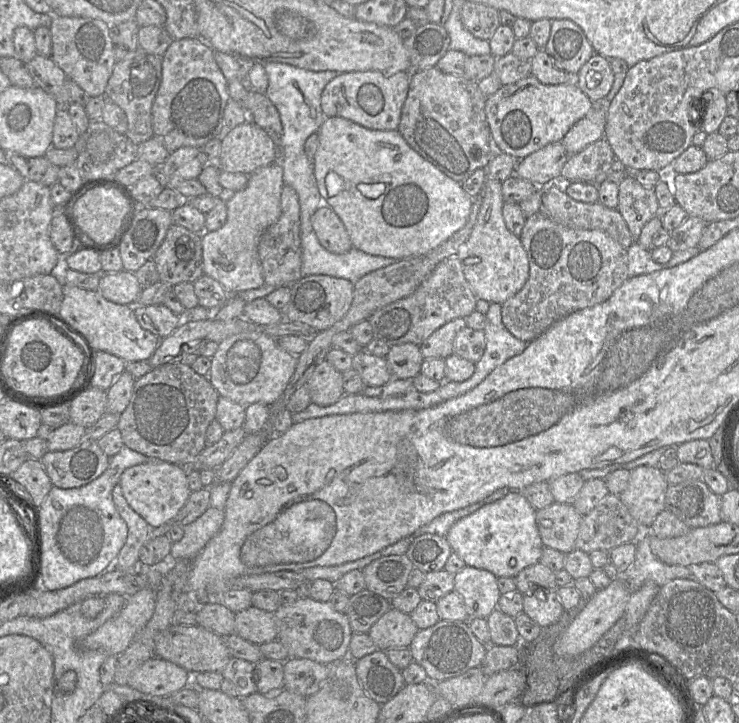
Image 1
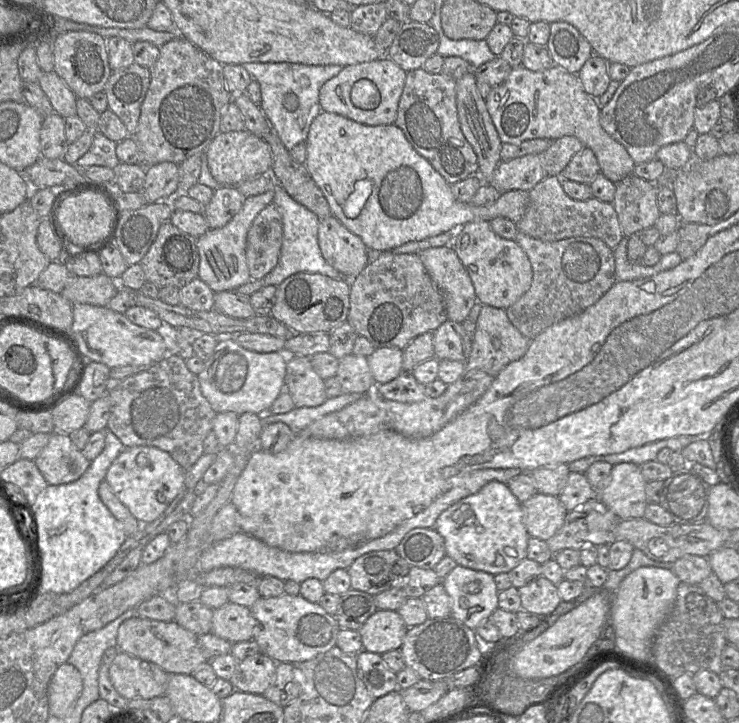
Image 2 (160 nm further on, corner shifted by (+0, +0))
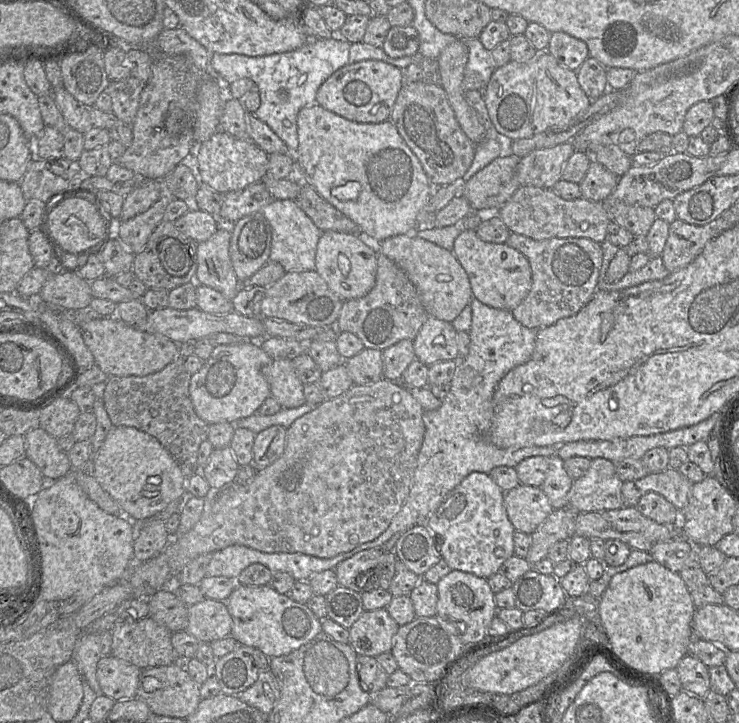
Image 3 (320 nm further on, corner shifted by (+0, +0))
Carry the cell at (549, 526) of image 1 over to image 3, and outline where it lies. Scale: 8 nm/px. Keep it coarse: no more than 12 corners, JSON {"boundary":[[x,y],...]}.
{"boundary":[[541,487],[504,493],[515,530],[528,535],[554,511]]}

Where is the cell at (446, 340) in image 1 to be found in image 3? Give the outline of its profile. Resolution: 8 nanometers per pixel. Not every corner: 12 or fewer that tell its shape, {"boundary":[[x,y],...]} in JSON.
{"boundary":[[413,340],[384,349],[383,378],[400,382],[416,359]]}

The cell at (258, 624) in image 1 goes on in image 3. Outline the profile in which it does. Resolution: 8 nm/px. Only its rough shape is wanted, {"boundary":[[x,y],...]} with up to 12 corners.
{"boundary":[[225,601],[188,609],[186,631],[205,643],[231,635]]}

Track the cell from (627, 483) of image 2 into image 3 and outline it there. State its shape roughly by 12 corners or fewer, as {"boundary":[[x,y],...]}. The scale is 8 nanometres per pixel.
{"boundary":[[594,458],[573,480],[568,507],[584,513],[624,507],[614,462]]}

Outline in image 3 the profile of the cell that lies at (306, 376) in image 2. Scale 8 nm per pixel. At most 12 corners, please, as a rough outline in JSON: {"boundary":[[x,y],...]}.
{"boundary":[[292,359],[266,368],[270,395],[283,408],[306,403]]}

